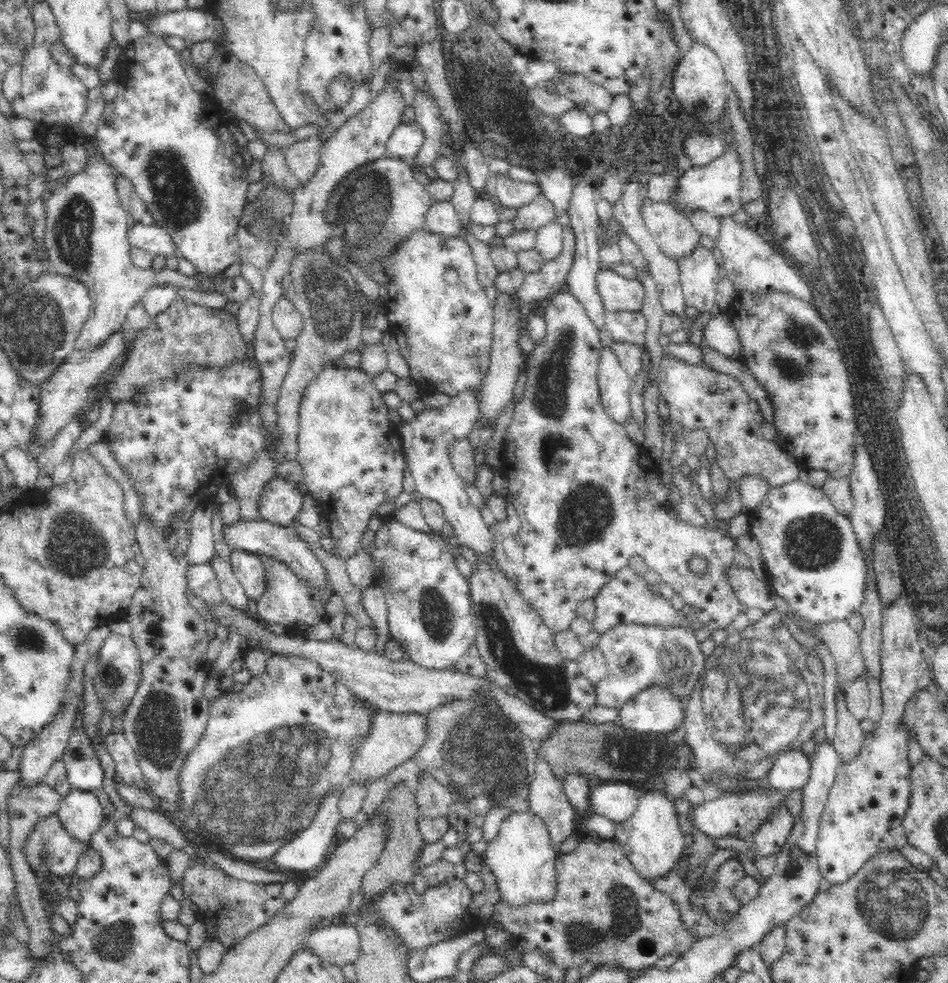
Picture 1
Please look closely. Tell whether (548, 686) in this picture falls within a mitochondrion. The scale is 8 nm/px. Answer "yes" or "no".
yes

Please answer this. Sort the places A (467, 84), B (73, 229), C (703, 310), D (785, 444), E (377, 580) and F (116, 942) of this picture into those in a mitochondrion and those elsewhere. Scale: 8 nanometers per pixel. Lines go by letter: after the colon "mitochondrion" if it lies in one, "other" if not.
A: other
B: mitochondrion
C: other
D: other
E: other
F: mitochondrion

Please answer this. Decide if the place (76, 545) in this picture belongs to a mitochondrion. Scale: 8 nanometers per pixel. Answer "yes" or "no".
yes

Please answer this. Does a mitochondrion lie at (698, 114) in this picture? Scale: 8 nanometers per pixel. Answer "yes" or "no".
yes

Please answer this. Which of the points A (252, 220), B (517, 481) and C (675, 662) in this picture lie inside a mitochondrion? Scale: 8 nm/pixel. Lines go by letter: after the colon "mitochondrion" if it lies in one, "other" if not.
A: mitochondrion
B: other
C: mitochondrion

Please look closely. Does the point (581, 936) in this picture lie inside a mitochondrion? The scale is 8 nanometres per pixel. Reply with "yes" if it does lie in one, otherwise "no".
yes

